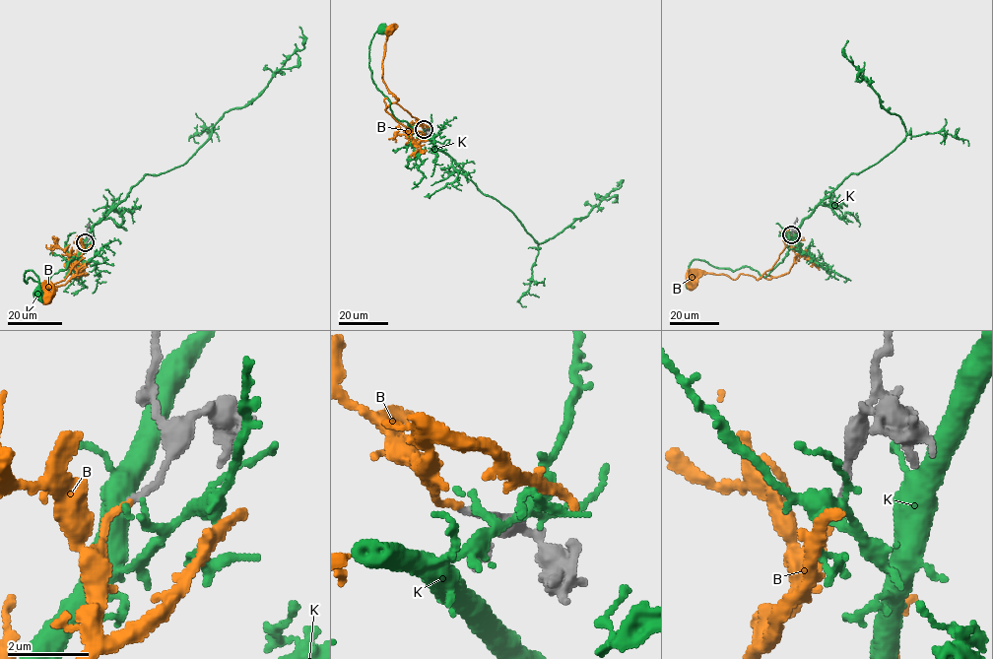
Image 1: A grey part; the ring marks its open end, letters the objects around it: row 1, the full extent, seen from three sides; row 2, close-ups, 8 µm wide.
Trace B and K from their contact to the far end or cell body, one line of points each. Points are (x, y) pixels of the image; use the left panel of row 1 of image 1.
B: (85, 242), (82, 258), (56, 289), (38, 287), (48, 298)
K: (86, 242), (68, 266), (49, 278), (47, 290), (32, 278), (24, 281), (27, 271), (38, 278), (38, 294)

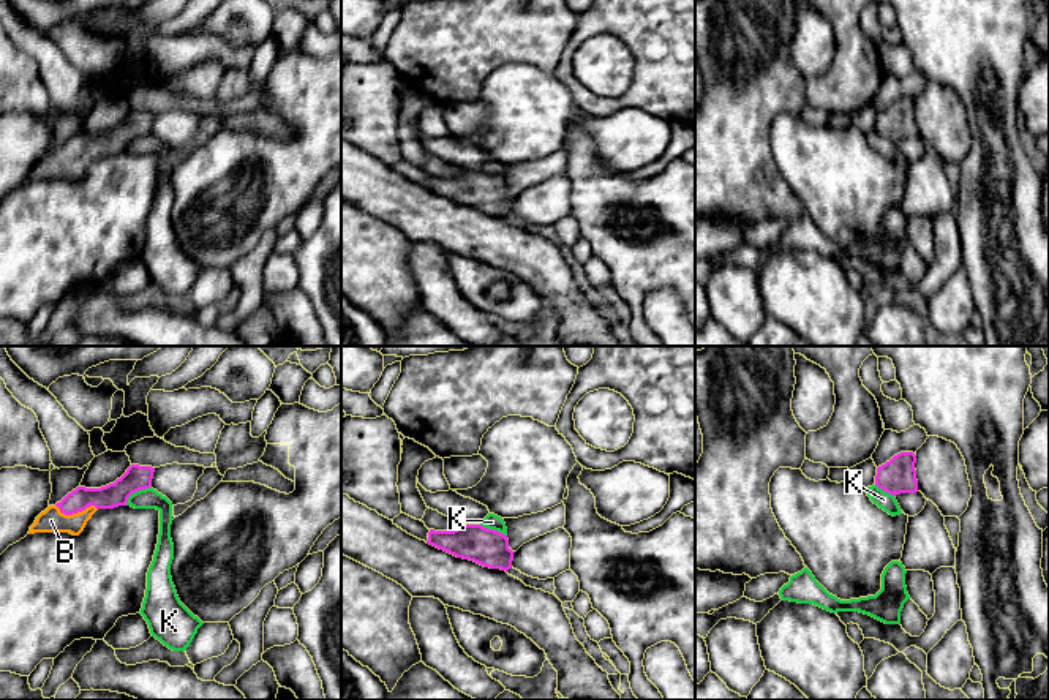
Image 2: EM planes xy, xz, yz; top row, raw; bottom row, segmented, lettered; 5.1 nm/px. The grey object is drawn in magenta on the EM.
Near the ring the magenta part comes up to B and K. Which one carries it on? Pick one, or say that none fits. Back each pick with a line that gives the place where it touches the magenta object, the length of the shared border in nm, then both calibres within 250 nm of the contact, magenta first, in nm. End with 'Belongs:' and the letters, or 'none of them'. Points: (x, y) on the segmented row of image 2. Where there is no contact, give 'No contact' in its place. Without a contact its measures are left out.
B: Touches magenta at xy (76, 512). Shared border 220 nm. Thickness 120 nm (magenta) against 120 nm
Belongs: B

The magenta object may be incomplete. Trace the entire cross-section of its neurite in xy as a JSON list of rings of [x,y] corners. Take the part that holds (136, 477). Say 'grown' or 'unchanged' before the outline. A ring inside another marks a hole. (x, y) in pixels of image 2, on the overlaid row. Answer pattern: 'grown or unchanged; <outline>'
grown; [[[131,465],[126,472],[101,488],[77,487],[55,506],[41,512],[30,526],[35,533],[70,533],[79,536],[98,509],[126,506],[128,498],[152,487],[155,468]]]

